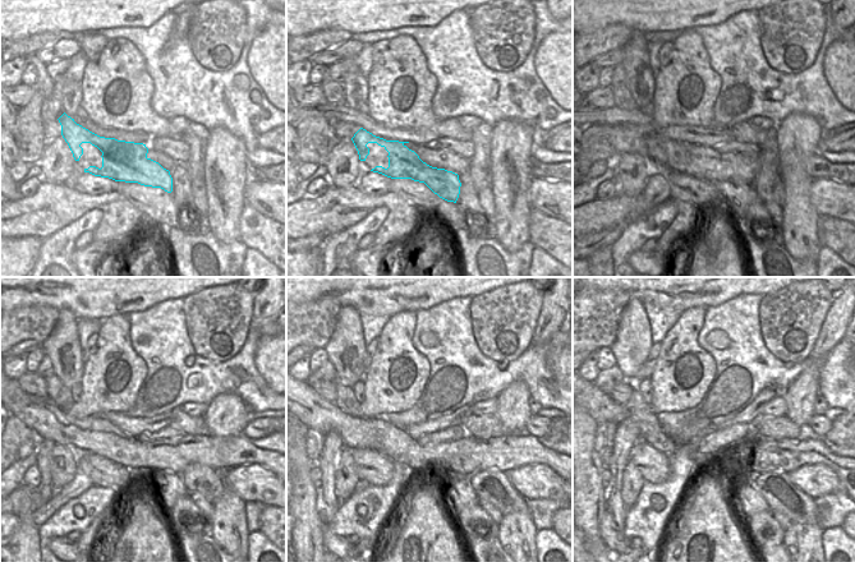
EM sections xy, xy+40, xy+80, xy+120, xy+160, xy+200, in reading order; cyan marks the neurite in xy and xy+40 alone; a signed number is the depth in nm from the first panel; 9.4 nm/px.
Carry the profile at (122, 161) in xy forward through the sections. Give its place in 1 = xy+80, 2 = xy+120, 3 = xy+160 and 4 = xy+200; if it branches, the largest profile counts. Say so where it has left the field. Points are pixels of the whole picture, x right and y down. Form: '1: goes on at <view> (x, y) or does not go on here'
1: goes on at xy+80 (738, 196)
2: goes on at xy+120 (170, 487)
3: goes on at xy+160 (459, 492)
4: goes on at xy+200 (749, 501)

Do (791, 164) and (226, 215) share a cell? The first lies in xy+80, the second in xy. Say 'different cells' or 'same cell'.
same cell

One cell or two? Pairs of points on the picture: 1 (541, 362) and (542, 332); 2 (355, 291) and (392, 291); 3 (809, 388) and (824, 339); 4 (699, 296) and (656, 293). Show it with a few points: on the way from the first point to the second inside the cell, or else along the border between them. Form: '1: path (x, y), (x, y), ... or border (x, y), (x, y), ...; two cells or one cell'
1: border (559, 328), (545, 344), (532, 344); two cells
2: path (364, 291), (384, 291); one cell
3: path (810, 376), (819, 351); one cell
4: path (689, 291), (666, 291); one cell

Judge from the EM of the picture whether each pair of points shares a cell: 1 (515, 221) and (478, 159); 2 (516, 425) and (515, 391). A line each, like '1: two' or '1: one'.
1: two
2: one

